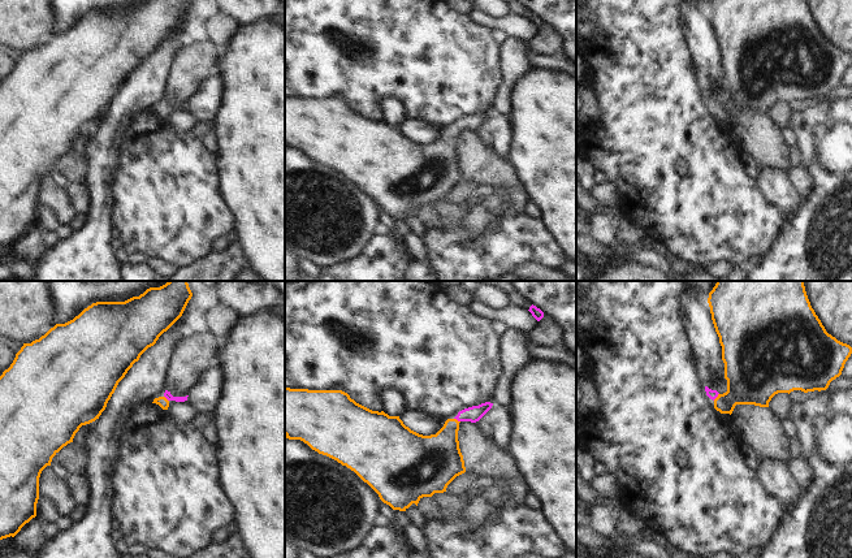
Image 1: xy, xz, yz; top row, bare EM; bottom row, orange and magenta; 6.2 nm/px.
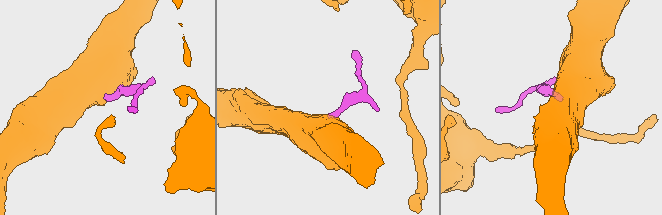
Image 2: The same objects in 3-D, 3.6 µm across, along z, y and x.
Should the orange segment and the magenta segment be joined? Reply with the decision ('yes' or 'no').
yes

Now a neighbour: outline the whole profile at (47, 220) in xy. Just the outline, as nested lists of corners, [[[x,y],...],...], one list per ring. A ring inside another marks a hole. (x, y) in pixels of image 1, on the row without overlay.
[[[39,204],[39,216],[36,219],[36,226],[44,229],[46,232],[56,233],[60,226],[60,222],[56,219],[56,215],[52,209]]]

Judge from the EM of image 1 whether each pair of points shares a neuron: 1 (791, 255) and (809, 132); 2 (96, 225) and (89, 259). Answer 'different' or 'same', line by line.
1: same
2: same

